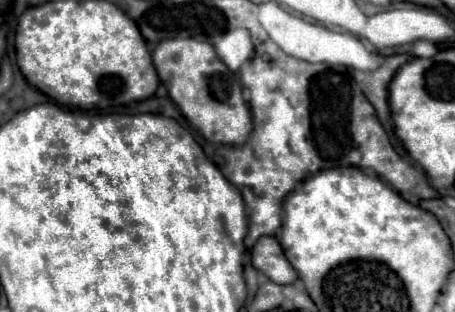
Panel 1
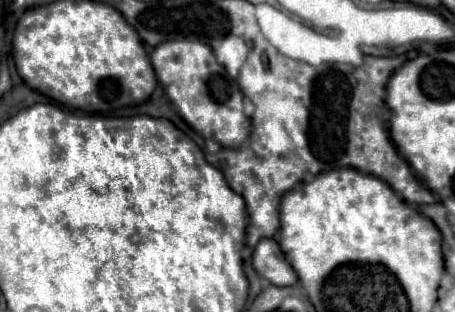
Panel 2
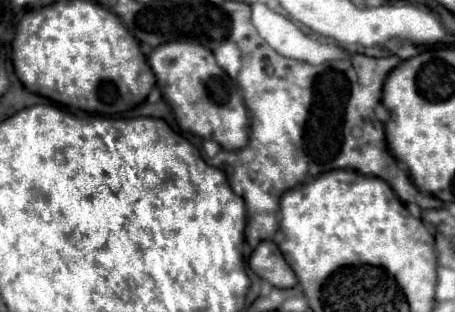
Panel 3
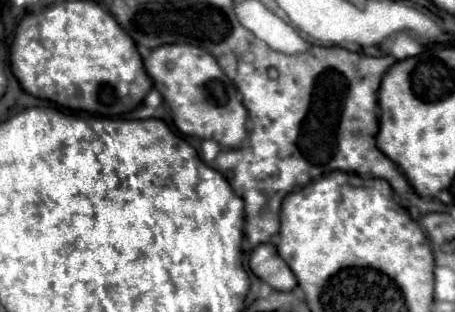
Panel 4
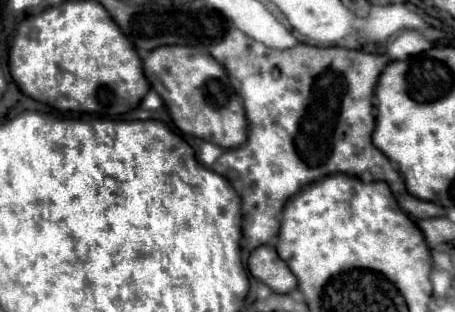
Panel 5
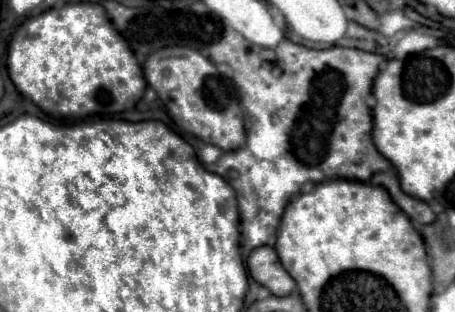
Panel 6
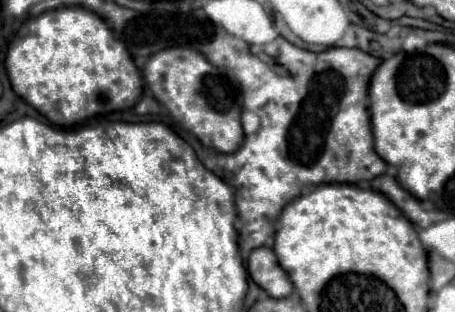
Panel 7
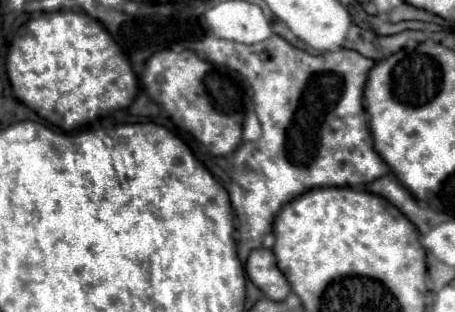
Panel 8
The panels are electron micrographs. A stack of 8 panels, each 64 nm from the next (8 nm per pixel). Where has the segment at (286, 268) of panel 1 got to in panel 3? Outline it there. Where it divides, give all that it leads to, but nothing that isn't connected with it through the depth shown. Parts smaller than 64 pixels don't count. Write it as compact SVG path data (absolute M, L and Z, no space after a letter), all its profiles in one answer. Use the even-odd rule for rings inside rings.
M264 240L256 246L256 250L250 256L250 268L276 288L296 286L296 274L286 264L282 252L272 240Z

